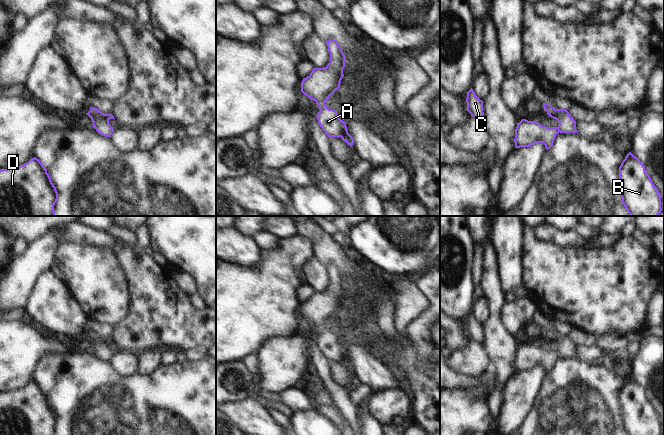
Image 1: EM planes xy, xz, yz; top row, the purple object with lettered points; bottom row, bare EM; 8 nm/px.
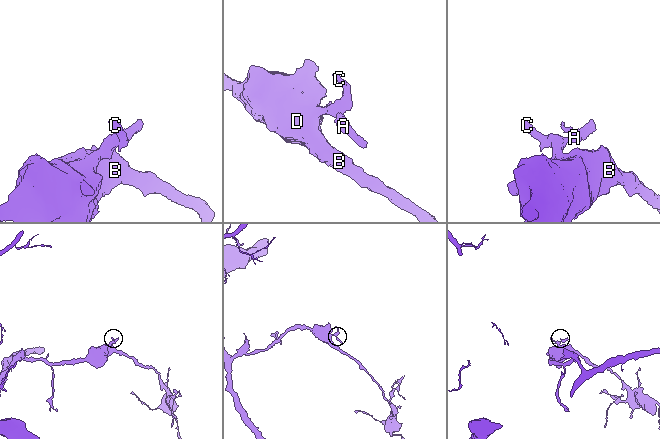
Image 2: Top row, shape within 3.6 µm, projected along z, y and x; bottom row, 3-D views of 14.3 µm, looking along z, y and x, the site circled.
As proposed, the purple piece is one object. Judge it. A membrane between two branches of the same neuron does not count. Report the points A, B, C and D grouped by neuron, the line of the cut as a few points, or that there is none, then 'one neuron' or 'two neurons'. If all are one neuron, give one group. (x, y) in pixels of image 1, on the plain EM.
A B C D | no cut | one neuron

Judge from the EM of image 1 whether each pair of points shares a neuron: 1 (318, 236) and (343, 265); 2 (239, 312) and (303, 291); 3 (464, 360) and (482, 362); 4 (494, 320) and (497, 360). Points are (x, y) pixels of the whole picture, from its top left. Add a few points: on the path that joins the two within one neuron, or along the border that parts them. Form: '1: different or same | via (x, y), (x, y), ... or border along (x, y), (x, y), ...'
1: same | via (324, 243), (339, 258)
2: different | border along (302, 284), (297, 289), (297, 297), (301, 301)
3: same | via (468, 360), (478, 362)
4: same | via (494, 330), (497, 339), (497, 350)

